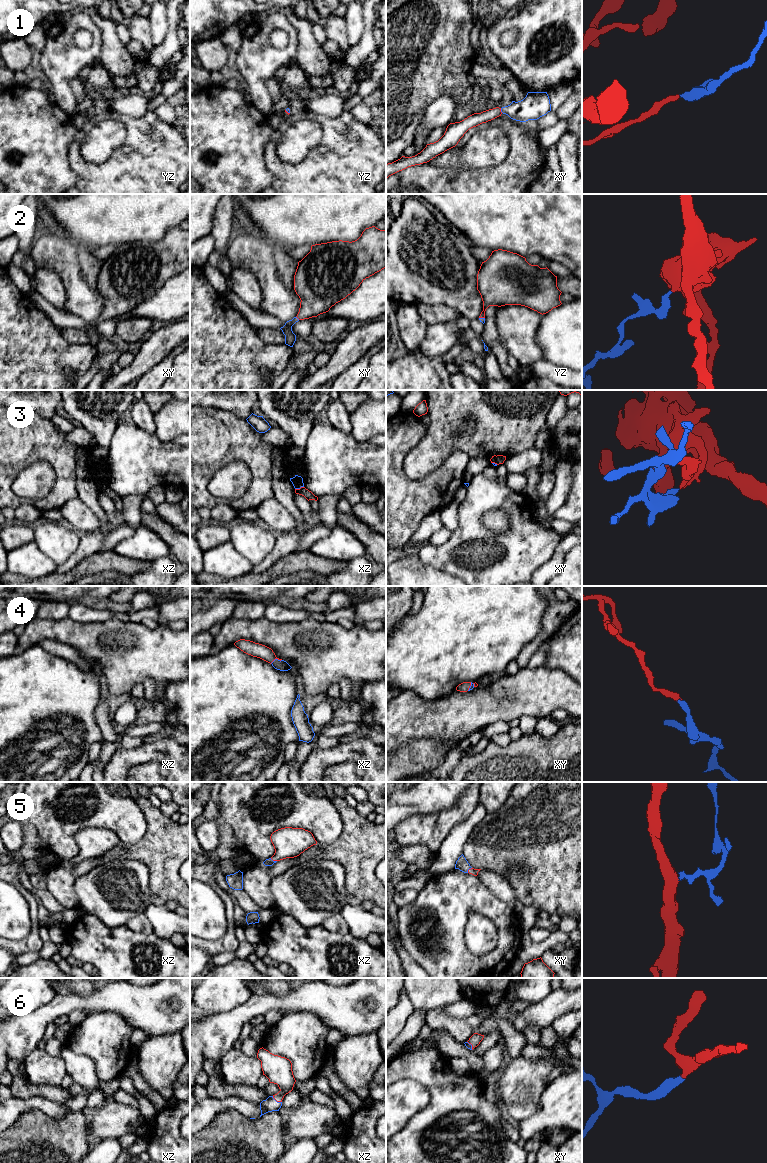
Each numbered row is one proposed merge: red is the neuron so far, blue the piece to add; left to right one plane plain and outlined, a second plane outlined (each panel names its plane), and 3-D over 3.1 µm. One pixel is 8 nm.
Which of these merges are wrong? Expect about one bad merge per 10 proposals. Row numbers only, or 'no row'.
3

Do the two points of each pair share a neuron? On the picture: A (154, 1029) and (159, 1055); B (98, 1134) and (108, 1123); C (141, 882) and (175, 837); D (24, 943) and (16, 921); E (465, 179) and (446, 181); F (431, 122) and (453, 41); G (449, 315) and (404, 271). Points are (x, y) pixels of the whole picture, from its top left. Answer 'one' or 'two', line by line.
A: two
B: one
C: two
D: two
E: one
F: two
G: two

